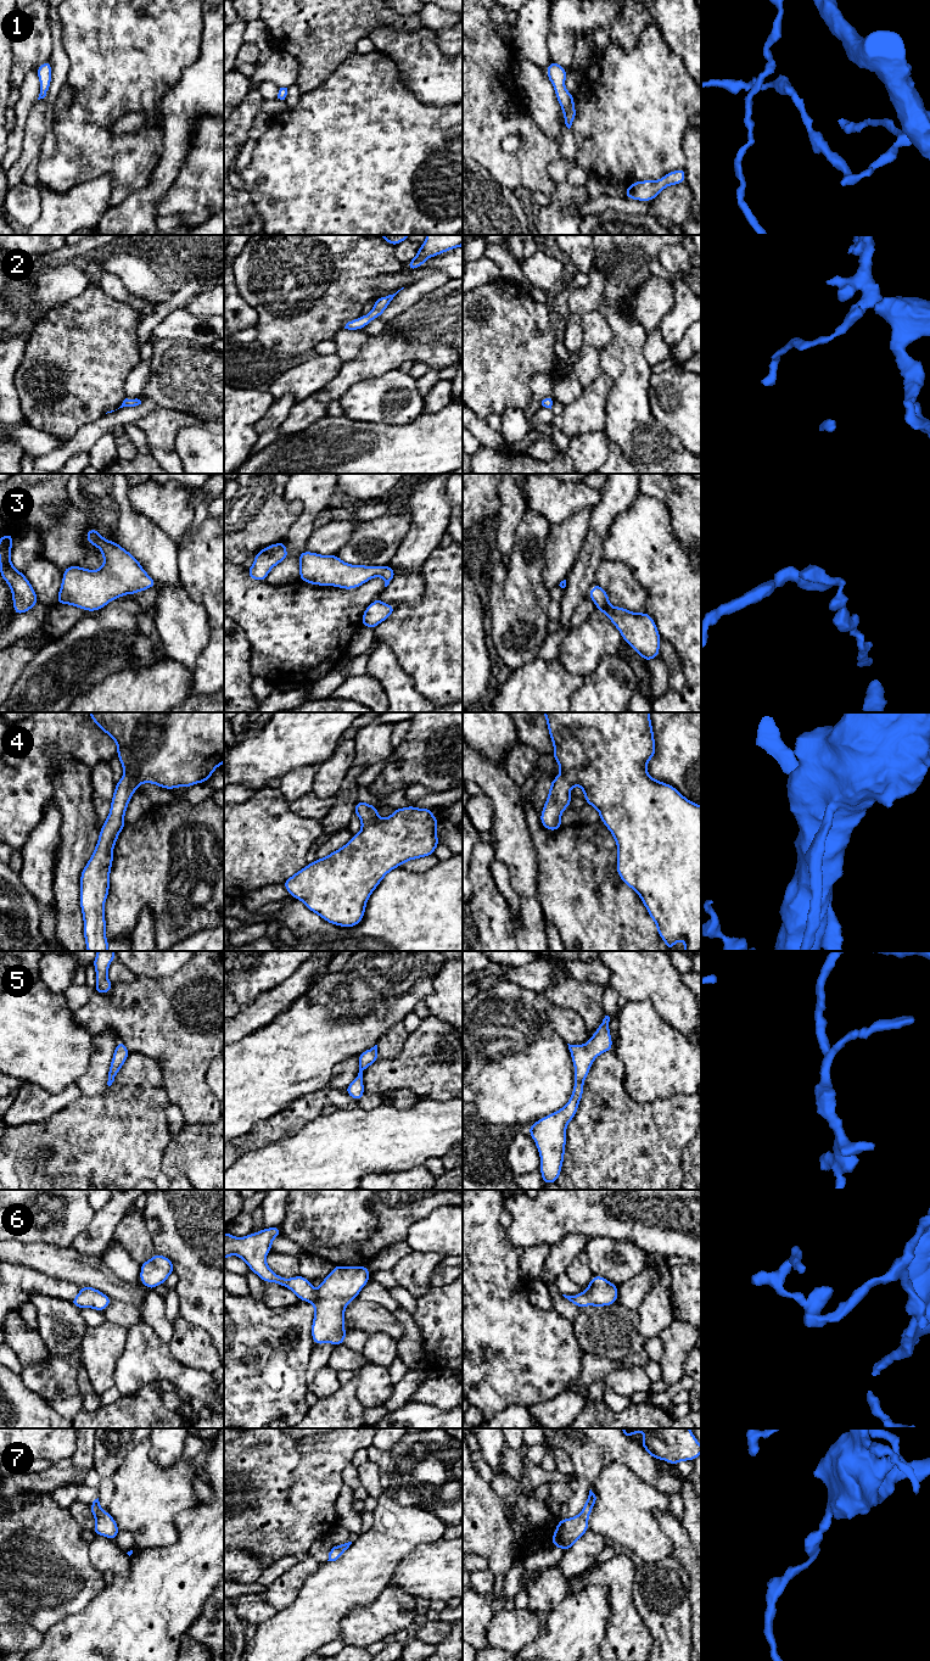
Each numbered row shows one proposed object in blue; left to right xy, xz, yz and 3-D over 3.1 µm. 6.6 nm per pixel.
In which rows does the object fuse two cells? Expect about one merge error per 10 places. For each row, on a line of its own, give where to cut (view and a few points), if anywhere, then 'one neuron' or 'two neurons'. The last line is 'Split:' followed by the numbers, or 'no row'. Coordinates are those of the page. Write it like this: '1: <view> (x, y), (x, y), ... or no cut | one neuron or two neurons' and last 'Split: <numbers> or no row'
1: no cut | one neuron
2: no cut | one neuron
3: no cut | one neuron
4: no cut | one neuron
5: no cut | one neuron
6: no cut | one neuron
7: no cut | one neuron
Split: no row

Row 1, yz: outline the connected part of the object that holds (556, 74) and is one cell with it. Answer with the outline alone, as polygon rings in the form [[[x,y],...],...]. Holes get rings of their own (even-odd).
[[[551,60],[545,73],[555,89],[556,99],[564,112],[565,124],[570,129],[576,118],[576,108],[573,95],[564,86],[567,72],[564,67]]]

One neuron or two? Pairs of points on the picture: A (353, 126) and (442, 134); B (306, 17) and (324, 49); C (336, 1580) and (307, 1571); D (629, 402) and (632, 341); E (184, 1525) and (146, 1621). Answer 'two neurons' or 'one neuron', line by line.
A: one neuron
B: one neuron
C: two neurons
D: one neuron
E: one neuron

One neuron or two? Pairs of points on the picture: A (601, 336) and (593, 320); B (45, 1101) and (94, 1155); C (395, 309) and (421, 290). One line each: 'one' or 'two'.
A: one
B: two
C: one

